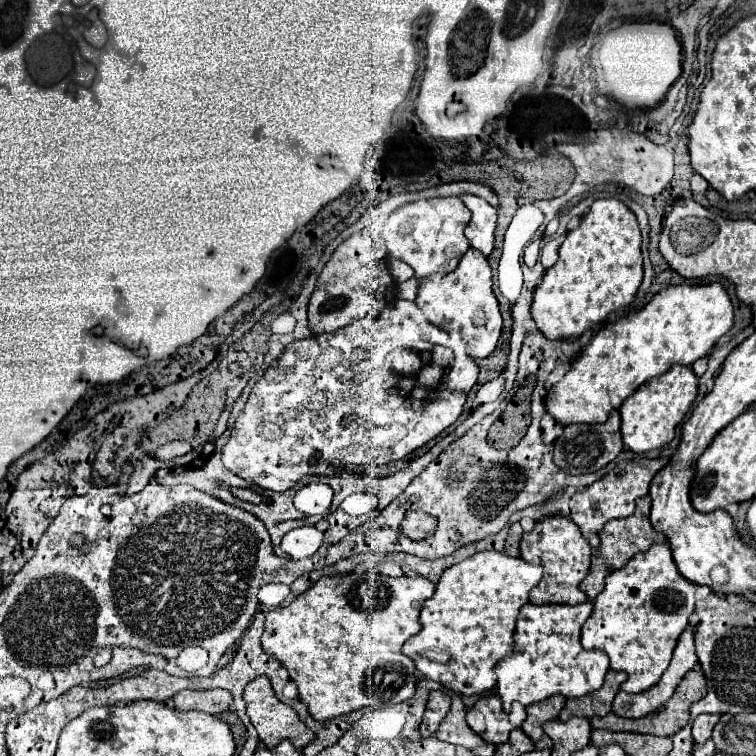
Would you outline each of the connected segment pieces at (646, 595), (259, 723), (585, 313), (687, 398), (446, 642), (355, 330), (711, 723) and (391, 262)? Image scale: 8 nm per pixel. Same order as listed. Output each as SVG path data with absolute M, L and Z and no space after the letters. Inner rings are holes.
M652 544L648 552L636 554L624 568L614 570L606 578L604 590L594 600L594 610L582 626L582 646L598 648L608 654L612 670L624 670L628 680L622 684L626 692L644 692L652 688L670 664L672 650L680 638L680 632L688 626L688 618L696 606L696 586L680 576L668 544Z
M256 676L254 680L250 680L244 688L244 702L246 702L246 714L252 722L252 726L256 728L260 740L268 746L268 748L274 748L280 740L288 738L298 750L302 750L308 742L314 740L314 732L310 728L306 728L300 720L298 720L298 714L292 706L280 702L272 690L272 684L268 680L268 676Z
M602 198L596 200L590 206L590 212L582 216L582 222L578 228L570 230L558 250L560 258L558 262L546 270L542 284L534 290L534 302L532 302L532 318L538 326L538 330L552 338L580 338L584 332L596 330L610 312L630 304L642 284L642 252L640 252L640 228L636 222L634 212L616 198Z
M672 366L666 374L642 384L630 398L620 406L622 416L622 438L632 452L650 452L662 448L674 438L676 426L686 416L692 400L698 394L698 376L690 366Z
M484 550L468 556L464 562L458 562L452 568L444 570L440 582L436 584L434 596L428 598L422 606L422 614L420 614L422 630L404 644L402 652L414 660L416 668L426 678L440 682L448 690L466 696L484 694L492 690L496 686L494 666L510 652L518 610L528 602L528 594L534 588L534 584L542 578L542 572L544 570L540 566L528 564L522 558L514 558L496 550ZM436 654L442 654L446 662L432 660Z
M420 284L416 302L398 300L374 320L354 320L336 332L298 340L296 344L290 344L254 384L242 414L236 418L230 440L222 450L222 460L228 470L246 482L274 492L288 490L294 482L308 474L318 474L320 462L328 462L334 468L344 468L348 464L366 466L400 460L458 420L462 406L478 380L478 366L474 360L486 358L494 352L500 332L502 316L496 296L488 300L488 296L480 296L480 288L452 288L452 284L448 284L448 288L432 288L432 284L424 288L424 284ZM434 344L450 348L454 354L454 364L448 370L448 390L440 400L426 404L424 414L418 414L412 410L410 400L392 400L392 392L384 388L384 374L388 374L384 358L398 346L410 346L413 350L417 349L415 351L424 352L431 351Z
M700 714L694 722L692 722L692 738L694 742L702 744L712 736L712 728L716 726L716 722L720 720L720 714Z
M388 258L388 268L390 268L396 282L404 282L404 280L408 280L412 276L412 268L408 268L402 260Z

